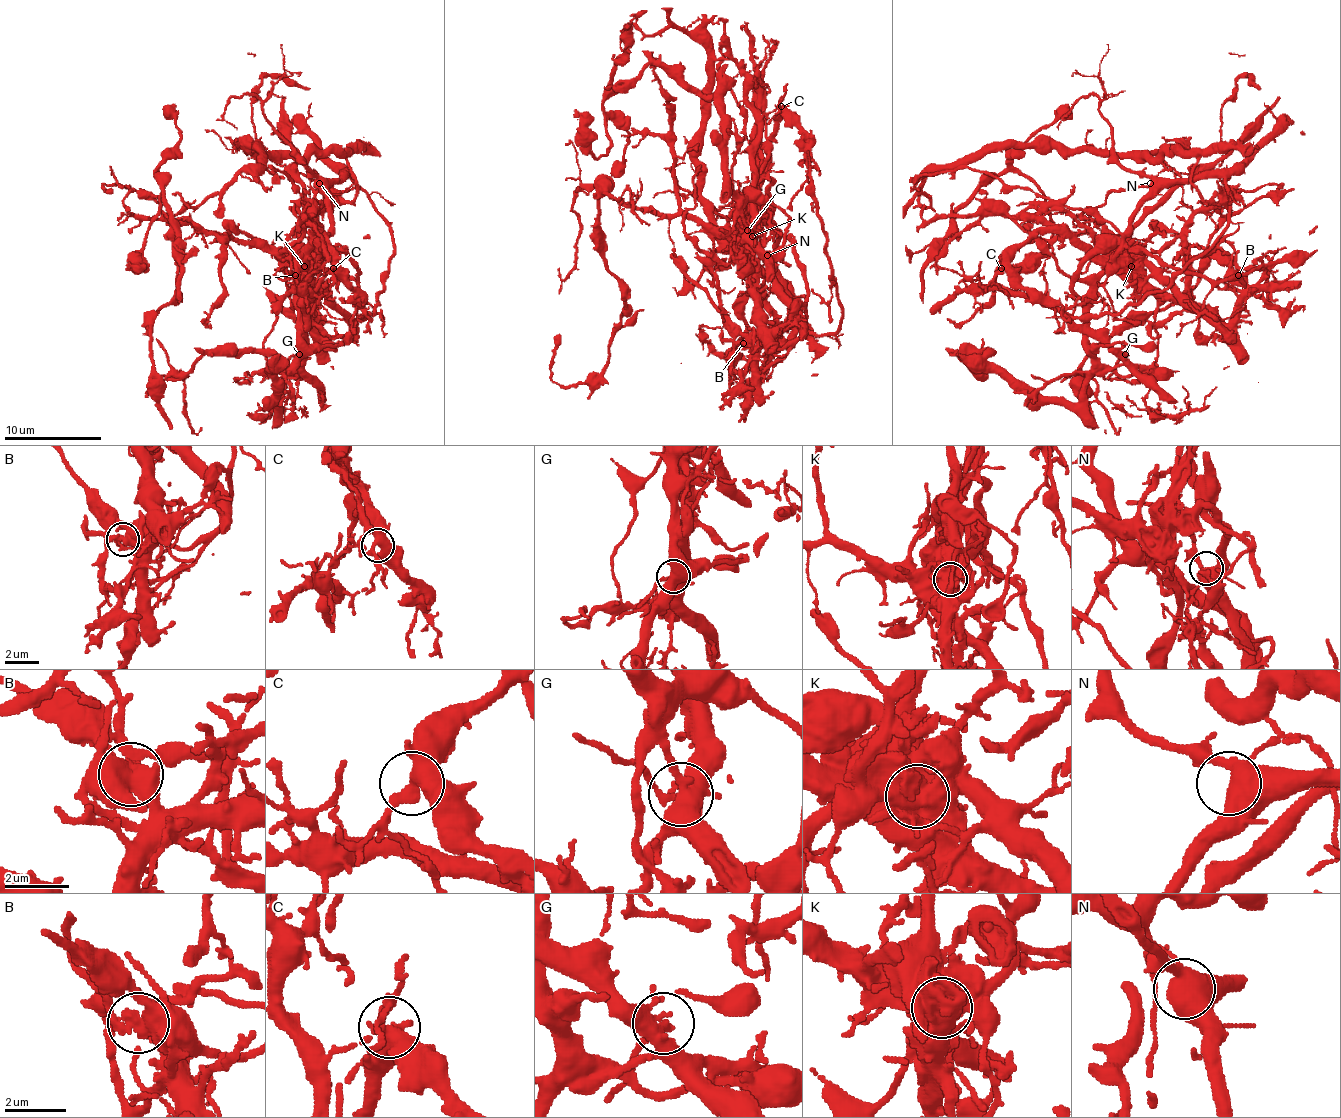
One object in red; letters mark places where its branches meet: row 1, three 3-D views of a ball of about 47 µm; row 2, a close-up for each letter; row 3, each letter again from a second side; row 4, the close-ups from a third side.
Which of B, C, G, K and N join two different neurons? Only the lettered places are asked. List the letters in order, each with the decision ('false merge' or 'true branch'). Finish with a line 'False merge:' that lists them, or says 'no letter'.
B: false merge
C: true branch
G: false merge
K: false merge
N: true branch
False merge: B, G, K

